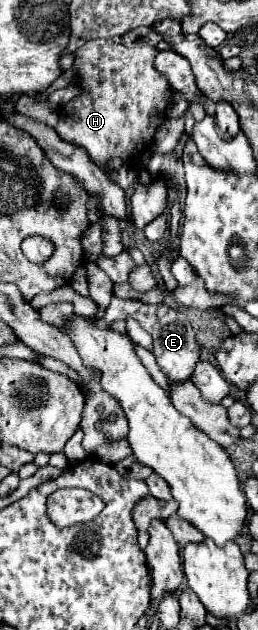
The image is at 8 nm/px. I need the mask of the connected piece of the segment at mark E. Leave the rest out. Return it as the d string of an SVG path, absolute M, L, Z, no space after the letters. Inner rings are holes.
M113 298L107 314L103 320L97 320L99 326L109 328L109 322L113 320L125 320L125 318L133 318L141 324L141 328L145 328L151 336L153 336L153 354L157 358L157 364L161 366L163 374L169 380L189 380L195 364L199 360L199 344L195 340L195 330L187 318L187 314L183 310L177 308L167 308L163 304L143 304L139 300L121 300L121 298Z

